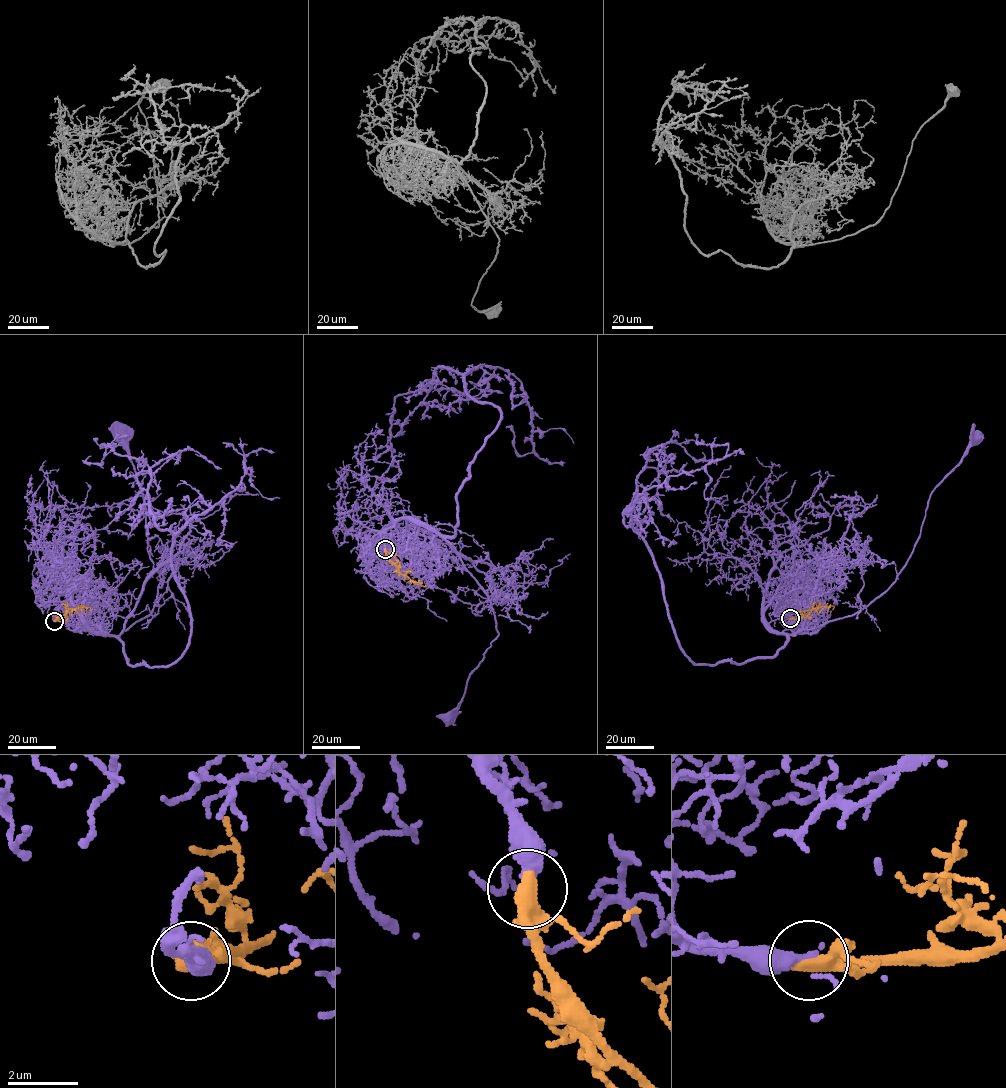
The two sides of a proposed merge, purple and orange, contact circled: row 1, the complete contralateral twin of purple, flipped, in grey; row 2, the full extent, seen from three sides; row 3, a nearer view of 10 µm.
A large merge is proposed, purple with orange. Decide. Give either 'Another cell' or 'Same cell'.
Same cell

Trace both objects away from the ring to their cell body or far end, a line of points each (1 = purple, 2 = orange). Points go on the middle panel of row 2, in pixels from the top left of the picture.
1: (385, 549), (384, 533), (399, 519), (436, 529), (492, 608), (498, 635), (471, 671), (456, 715), (450, 718)
2: (385, 549), (401, 574), (415, 583), (426, 585)

